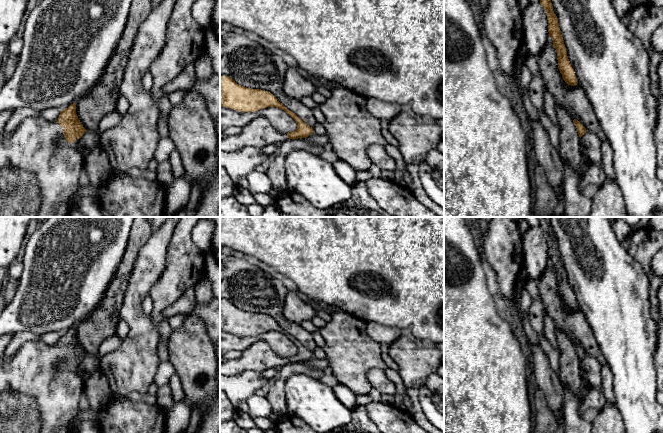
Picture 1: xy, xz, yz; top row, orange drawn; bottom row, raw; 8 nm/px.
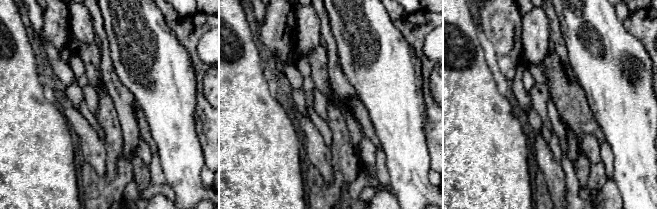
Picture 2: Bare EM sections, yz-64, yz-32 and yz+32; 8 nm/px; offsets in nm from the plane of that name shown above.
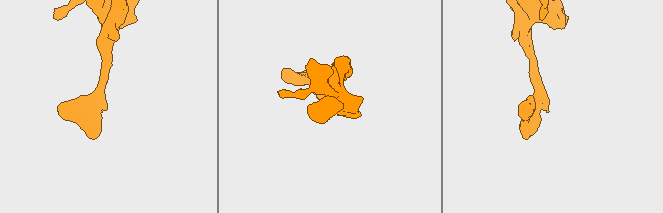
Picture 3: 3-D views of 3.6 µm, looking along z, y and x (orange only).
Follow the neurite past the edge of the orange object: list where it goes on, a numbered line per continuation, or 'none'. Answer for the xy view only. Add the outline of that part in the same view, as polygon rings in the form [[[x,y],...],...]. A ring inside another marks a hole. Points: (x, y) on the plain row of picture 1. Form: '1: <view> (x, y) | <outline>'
1: xy (34, 398) | [[[27,341],[12,356],[0,359],[0,433],[72,433],[70,424],[77,416],[79,400],[84,393],[84,381],[77,373],[78,363],[74,367],[65,364],[63,352],[57,345],[49,346],[41,341]]]

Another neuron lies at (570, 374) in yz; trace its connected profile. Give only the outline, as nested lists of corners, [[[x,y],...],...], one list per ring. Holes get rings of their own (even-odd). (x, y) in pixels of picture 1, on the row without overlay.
[[[557,328],[557,341],[561,352],[559,353],[559,381],[563,385],[567,385],[576,397],[583,377],[581,371],[581,362],[578,359],[577,352],[573,343],[566,334]]]

